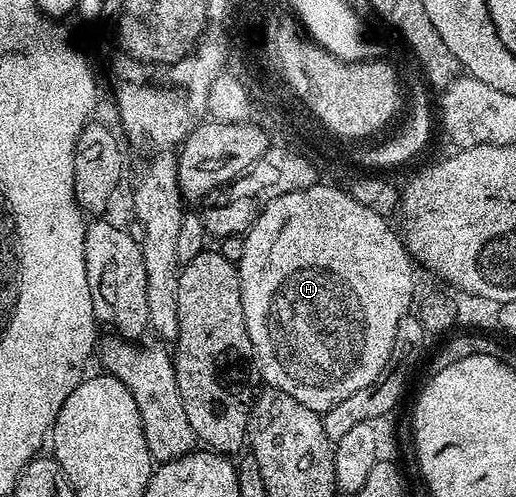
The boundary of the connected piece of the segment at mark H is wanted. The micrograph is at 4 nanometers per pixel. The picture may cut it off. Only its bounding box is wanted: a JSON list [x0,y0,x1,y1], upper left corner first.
[239,183,415,415]

